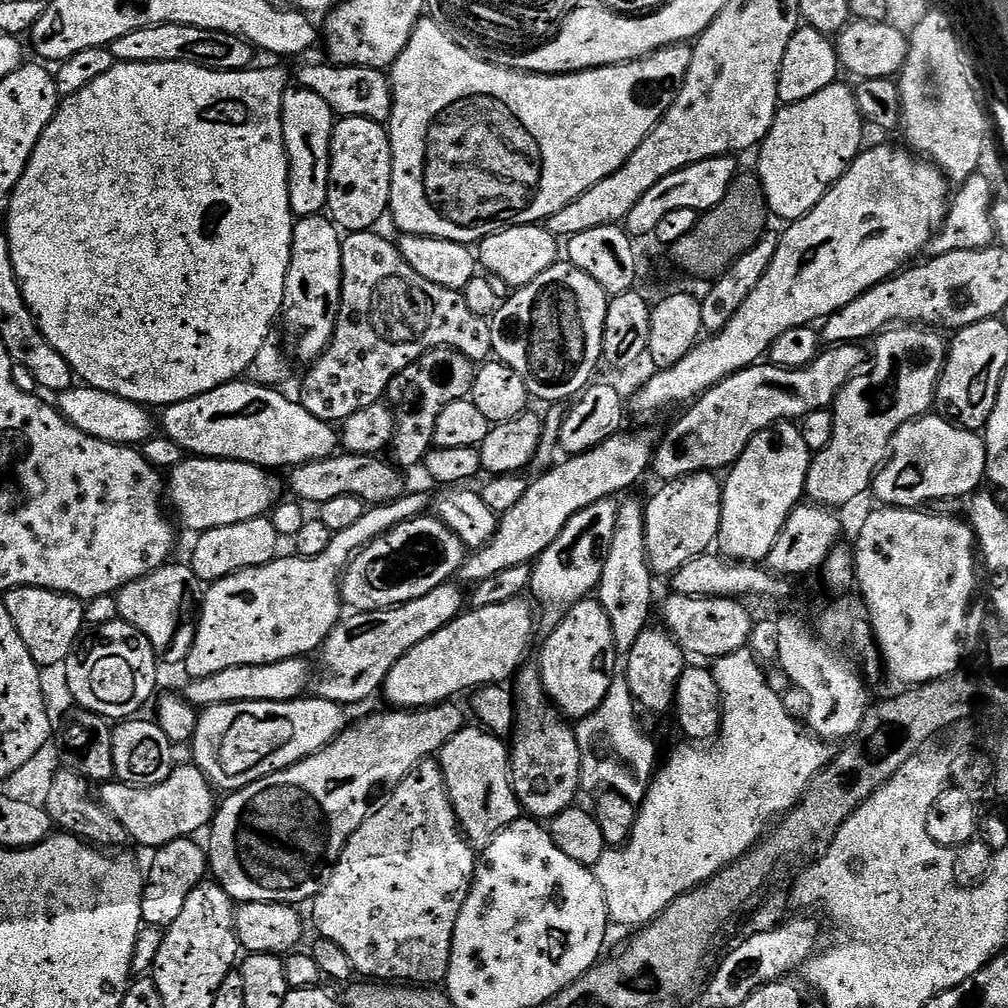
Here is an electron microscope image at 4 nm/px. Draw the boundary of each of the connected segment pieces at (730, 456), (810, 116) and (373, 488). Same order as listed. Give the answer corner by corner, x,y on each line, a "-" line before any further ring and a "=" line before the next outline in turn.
833,344
804,368
779,368
771,362
757,362
727,376
699,397
665,434
664,441
655,445
651,471
656,472
657,481
677,480
691,472
716,474
719,468
727,470
757,432
771,424
800,422
814,411
831,409
846,382
865,367
866,352
862,349
860,344
=
843,82
826,86
826,90
818,90
818,94
802,98
802,102
783,105
776,113
767,138
758,148
758,175
768,199
769,213
773,217
781,216
784,222
803,218
831,190
833,184
840,181
844,171
860,155
866,144
864,128
866,129
866,121
858,110
855,91
851,87
847,88
=
344,452
343,454
333,454
327,456
324,460
315,460
309,464
298,464
291,469
288,484
292,487
291,495
297,501
305,505
319,506
330,502
330,498
342,498
342,494
350,494
354,498
362,498
365,505
386,504
389,500
398,499
405,491
404,480
401,469
395,464
389,462
383,455
379,456
355,456
353,452

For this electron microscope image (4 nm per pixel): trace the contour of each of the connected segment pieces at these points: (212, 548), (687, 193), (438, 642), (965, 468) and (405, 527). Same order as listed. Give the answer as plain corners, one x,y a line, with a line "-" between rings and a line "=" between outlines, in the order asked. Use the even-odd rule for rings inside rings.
263,516
246,522
234,522
234,526
218,526
214,530
206,530
199,533
195,540
190,567
204,586
247,568
266,566
277,559
282,544
282,538
278,530
274,530
271,519
=
715,156
709,160
686,166
682,170
662,178
662,182
658,182
658,186
650,186
650,190
646,190
646,194
642,194
638,206
634,206
634,210
630,210
626,221
628,235
639,238
639,236
646,235
647,232
648,235
655,233
658,222
662,222
662,218
666,218
666,214
670,214
670,210
694,210
698,214
703,214
709,212
714,206
718,206
718,202
722,202
726,190
738,174
738,167
736,168
734,161
732,156
=
517,598
502,602
498,606
472,608
454,617
449,624
442,626
442,630
418,642
418,646
414,646
406,654
402,654
398,662
394,662
390,674
384,680
382,696
392,703
389,705
393,709
415,710
443,704
456,698
452,696
458,695
459,692
467,693
469,690
482,688
485,684
504,684
511,681
525,663
524,655
532,644
532,631
536,628
535,622
532,621
533,605
528,605
526,601
527,599
=
929,414
906,422
898,430
898,434
894,434
890,455
872,481
871,491
876,492
881,505
920,510
925,506
932,506
928,504
935,500
952,500
955,496
971,497
981,487
979,484
985,483
987,471
988,455
980,432
957,428
952,421
944,419
943,415
=
435,515
415,516
371,540
353,555
340,578
340,598
347,607
348,604
352,607
353,613
396,608
449,583
459,573
465,559
466,549
458,534
450,531

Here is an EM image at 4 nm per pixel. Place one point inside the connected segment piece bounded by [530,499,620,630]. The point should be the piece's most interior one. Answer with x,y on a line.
570,570

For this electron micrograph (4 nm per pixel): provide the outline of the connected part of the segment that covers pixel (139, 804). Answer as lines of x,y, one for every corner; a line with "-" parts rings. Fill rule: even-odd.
191,763
188,764
182,765
181,768
180,765
173,767
171,774
152,788
136,788
133,784
119,782
99,785
98,799
100,804
126,830
129,841
137,840
142,847
155,850
175,840
195,837
197,835
195,832
202,831
201,833
203,833
211,825
212,817
218,807
217,797
212,797
214,789
208,783
208,779
200,773
199,768

